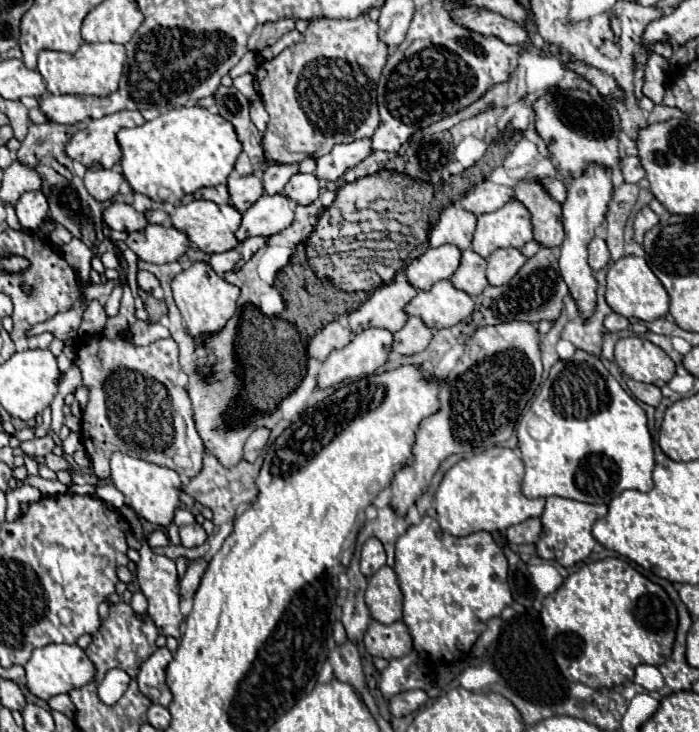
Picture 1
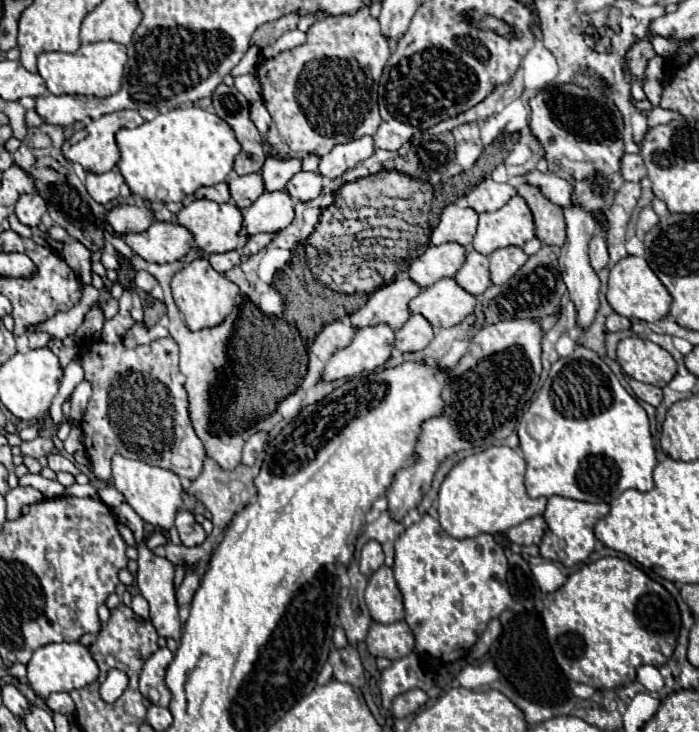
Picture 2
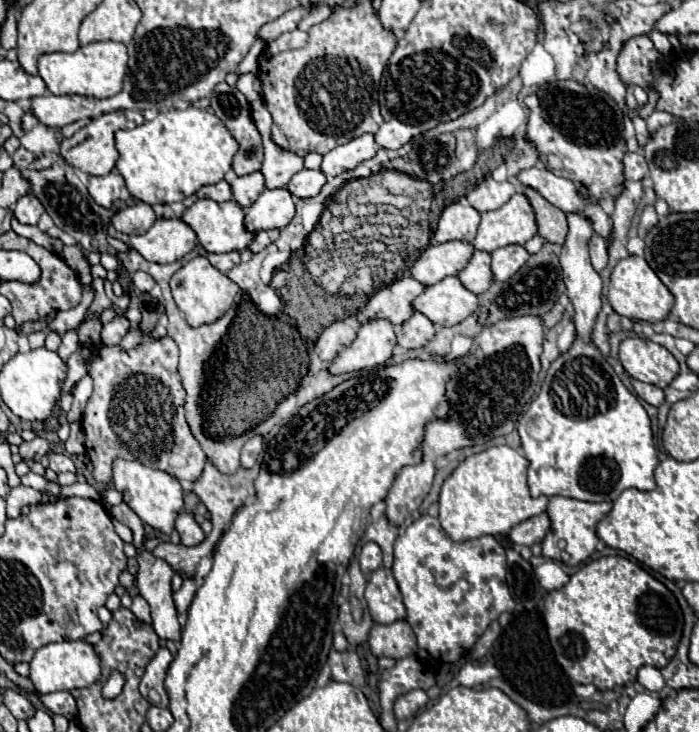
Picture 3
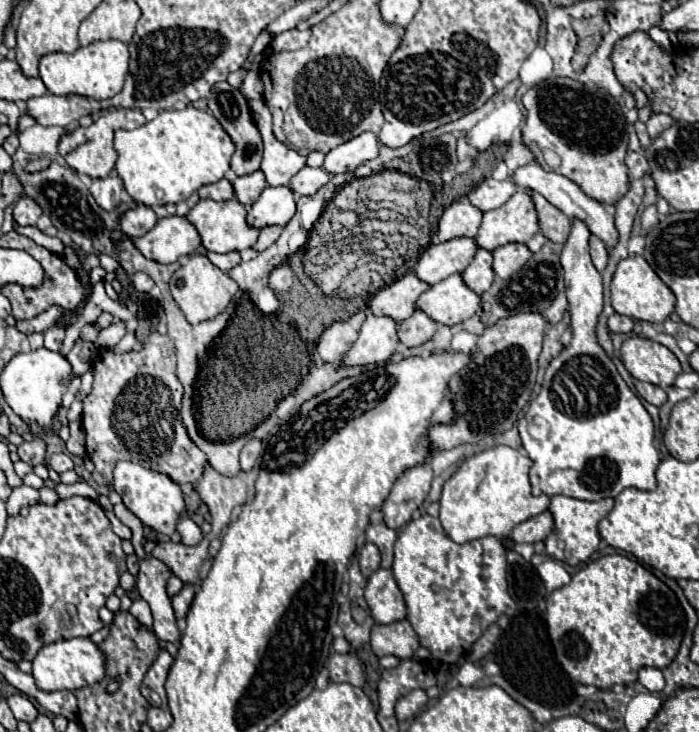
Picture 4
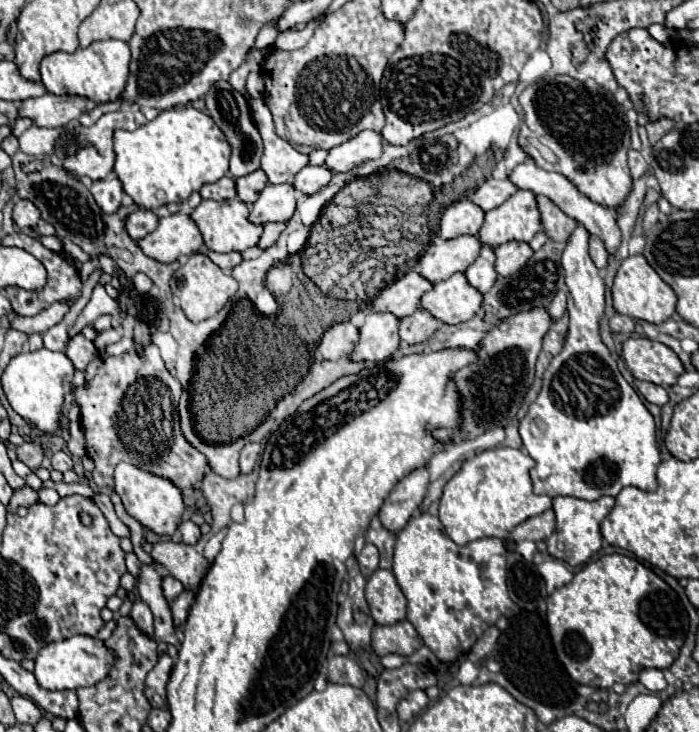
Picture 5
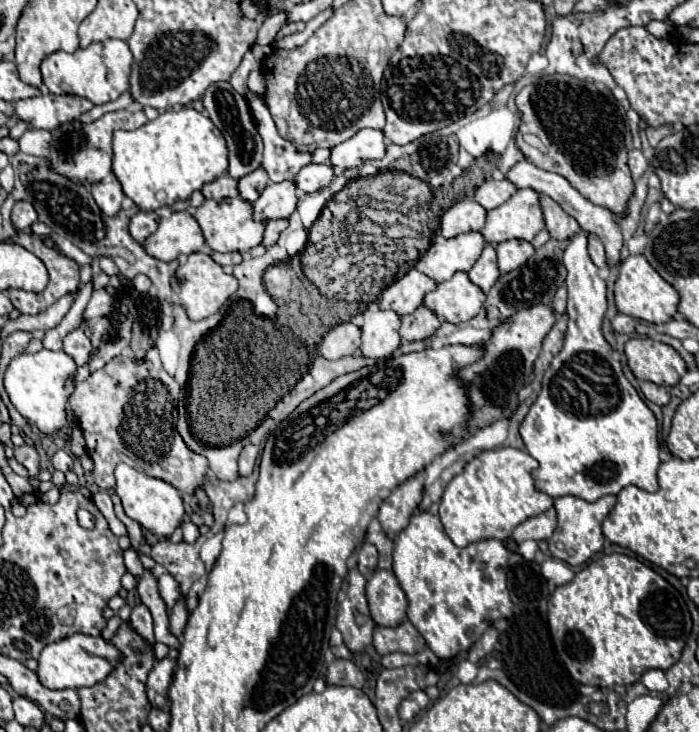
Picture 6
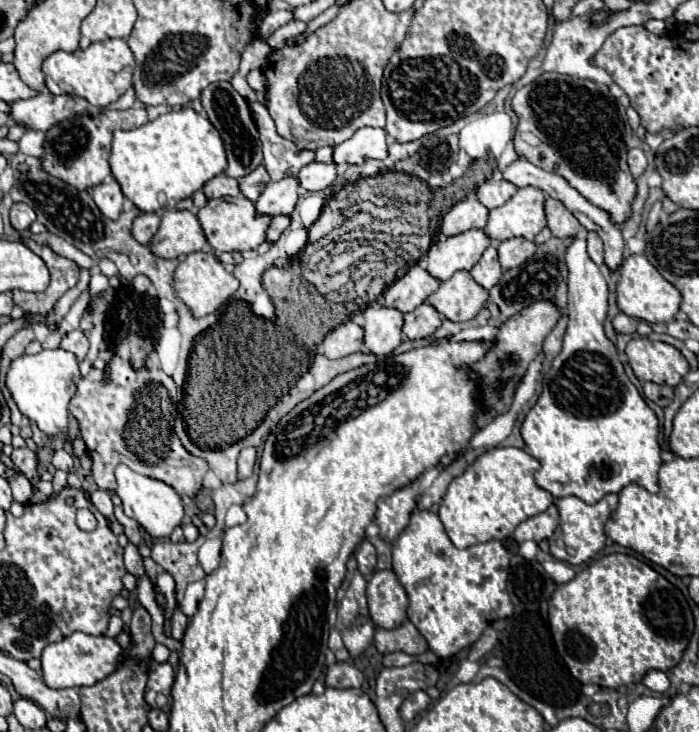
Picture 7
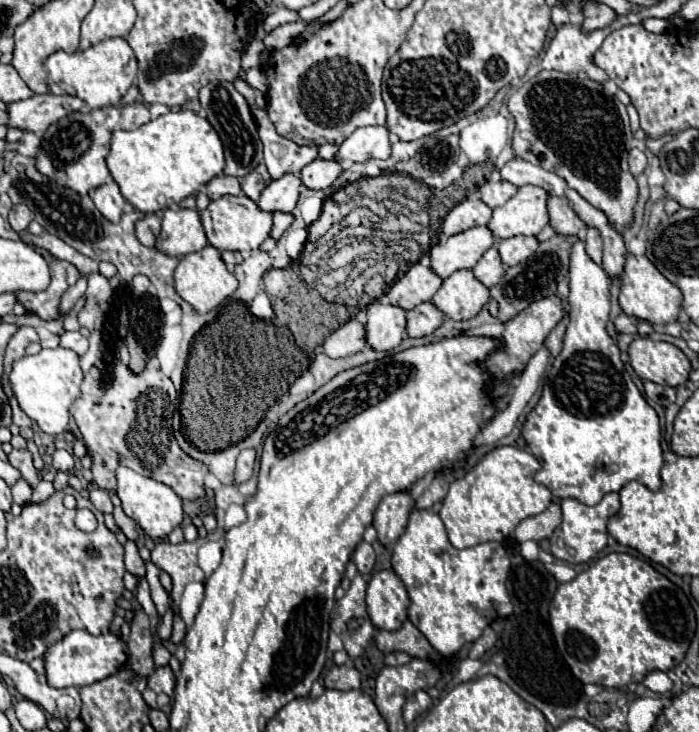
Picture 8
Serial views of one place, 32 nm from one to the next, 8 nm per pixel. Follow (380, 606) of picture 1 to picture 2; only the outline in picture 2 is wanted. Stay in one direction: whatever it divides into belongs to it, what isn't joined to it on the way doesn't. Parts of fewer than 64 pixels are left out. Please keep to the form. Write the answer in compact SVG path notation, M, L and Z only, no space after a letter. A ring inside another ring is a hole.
M382 566L370 576L366 586L366 604L370 616L380 624L392 624L404 618L402 594L392 568Z

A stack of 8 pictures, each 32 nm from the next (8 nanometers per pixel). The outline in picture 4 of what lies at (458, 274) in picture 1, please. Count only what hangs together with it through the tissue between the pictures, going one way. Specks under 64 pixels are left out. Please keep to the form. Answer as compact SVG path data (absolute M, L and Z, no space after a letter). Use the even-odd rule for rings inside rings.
M478 250L474 260L462 272L462 280L476 294L484 294L492 286L492 282L494 282L492 254L488 250Z

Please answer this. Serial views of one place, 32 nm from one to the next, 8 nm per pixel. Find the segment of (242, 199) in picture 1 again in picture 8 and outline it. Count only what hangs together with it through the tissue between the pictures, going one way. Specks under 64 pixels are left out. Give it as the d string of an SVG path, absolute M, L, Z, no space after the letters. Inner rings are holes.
M260 164L260 166L256 166L248 176L244 176L244 178L240 178L240 186L242 186L242 192L250 198L250 200L258 200L260 198L260 194L262 194L262 190L270 184L270 176L268 176L268 170L264 168L264 164Z

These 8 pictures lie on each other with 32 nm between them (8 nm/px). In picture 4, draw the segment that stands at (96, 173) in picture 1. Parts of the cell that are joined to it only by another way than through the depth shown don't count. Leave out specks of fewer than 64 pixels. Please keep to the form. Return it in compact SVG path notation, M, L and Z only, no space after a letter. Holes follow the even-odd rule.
M116 174L104 176L104 178L94 178L90 184L90 194L94 200L104 208L104 210L114 210L120 202L120 192L122 192L122 178Z

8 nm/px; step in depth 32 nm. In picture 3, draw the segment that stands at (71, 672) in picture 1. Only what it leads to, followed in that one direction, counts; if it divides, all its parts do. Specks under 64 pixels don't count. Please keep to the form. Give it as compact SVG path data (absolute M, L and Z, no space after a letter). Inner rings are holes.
M82 640L46 644L44 648L40 648L34 654L34 658L30 662L30 676L28 678L32 680L34 690L38 694L84 688L88 684L94 684L100 678L100 662L96 660L96 652L94 652L92 644L86 644Z

